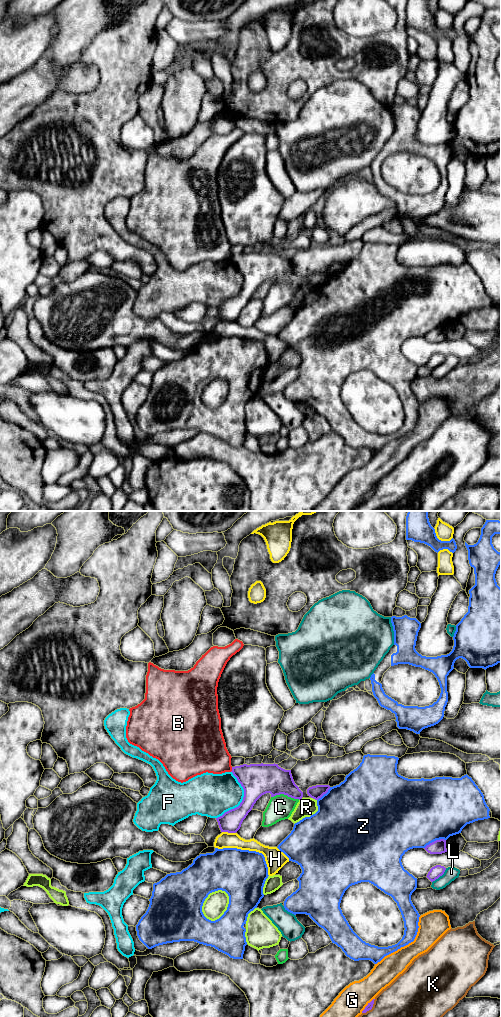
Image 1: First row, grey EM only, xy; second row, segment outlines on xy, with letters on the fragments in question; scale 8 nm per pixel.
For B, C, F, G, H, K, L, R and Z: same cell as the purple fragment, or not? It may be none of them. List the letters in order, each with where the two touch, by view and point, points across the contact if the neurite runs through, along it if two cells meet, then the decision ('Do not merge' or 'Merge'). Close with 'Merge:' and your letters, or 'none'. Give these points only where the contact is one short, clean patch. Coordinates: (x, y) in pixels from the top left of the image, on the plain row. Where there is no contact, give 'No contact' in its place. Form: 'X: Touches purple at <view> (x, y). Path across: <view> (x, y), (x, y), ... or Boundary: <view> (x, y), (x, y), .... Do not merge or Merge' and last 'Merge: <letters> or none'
B: Touches purple at xy (232, 257). Boundary: xy (232, 255), (230, 259). Do not merge
C: Touches purple at xy (285, 282). Do not merge
F: Touches purple at xy (243, 287). Boundary: xy (231, 259), (243, 277), (243, 287), (237, 294), (216, 306). Do not merge
G: Touches purple at xy (367, 493). Do not merge
H: Touches purple at xy (229, 320). Do not merge
K: Touches purple at xy (371, 496). Do not merge
L: Touches purple at xy (440, 363). Do not merge
R: Touches purple at xy (314, 286). Do not merge
Z: Touches purple at xy (434, 329). Do not merge
Merge: none

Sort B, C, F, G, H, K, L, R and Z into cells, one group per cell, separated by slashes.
B / C / F / G / H / K / L / R / Z

